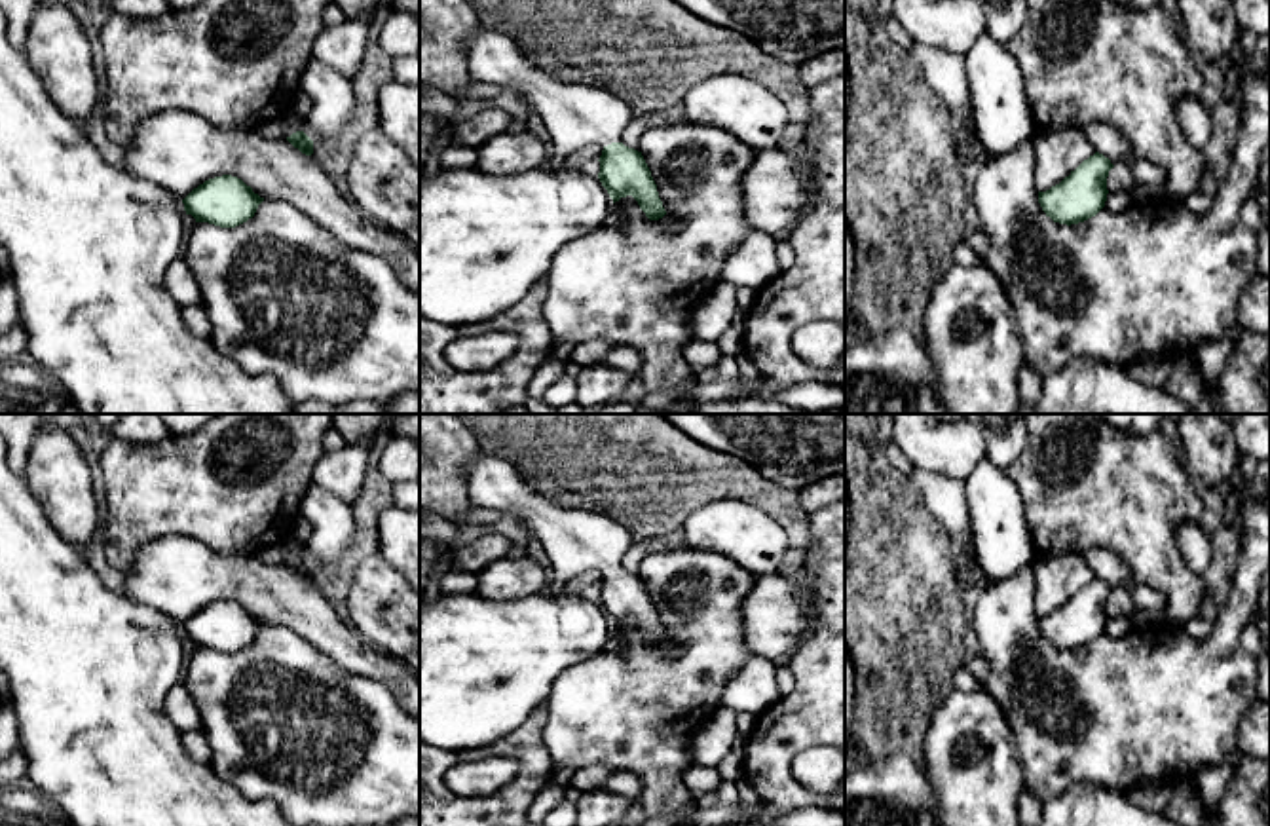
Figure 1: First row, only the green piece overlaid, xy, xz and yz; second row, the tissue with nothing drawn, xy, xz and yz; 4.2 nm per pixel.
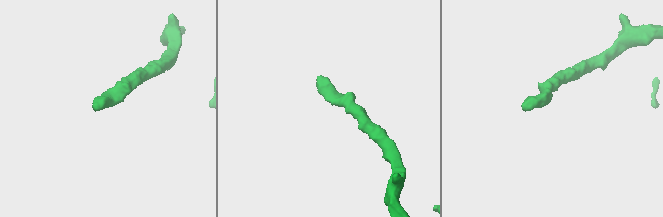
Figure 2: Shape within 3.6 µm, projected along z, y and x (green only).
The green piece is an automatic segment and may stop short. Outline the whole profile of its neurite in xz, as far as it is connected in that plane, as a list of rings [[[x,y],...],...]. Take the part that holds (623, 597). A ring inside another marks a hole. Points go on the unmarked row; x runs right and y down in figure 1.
[[[482,450],[467,465],[467,497],[471,509],[513,513],[539,539],[558,581],[602,572],[598,604],[613,629],[632,621],[649,646],[666,640],[642,577],[621,568],[634,543],[626,526],[596,511],[551,501],[509,461]]]

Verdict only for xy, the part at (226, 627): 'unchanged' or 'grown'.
unchanged

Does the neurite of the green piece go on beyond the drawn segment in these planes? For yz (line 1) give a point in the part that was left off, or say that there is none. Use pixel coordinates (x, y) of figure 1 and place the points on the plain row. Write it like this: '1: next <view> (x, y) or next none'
1: next none

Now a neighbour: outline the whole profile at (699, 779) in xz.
[[[693,763],[683,773],[683,782],[695,798],[716,792],[723,784],[723,777],[716,767],[702,767]]]

